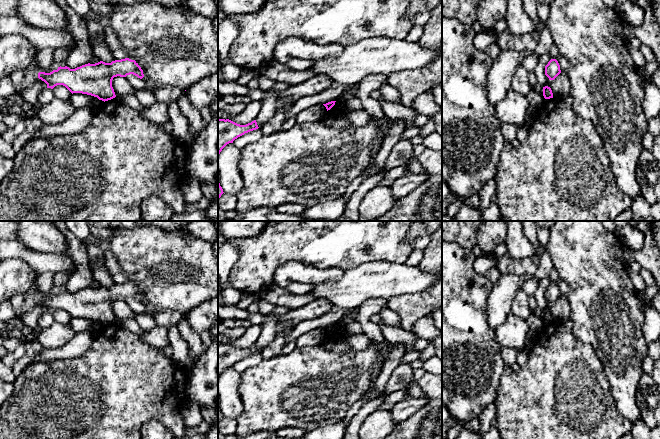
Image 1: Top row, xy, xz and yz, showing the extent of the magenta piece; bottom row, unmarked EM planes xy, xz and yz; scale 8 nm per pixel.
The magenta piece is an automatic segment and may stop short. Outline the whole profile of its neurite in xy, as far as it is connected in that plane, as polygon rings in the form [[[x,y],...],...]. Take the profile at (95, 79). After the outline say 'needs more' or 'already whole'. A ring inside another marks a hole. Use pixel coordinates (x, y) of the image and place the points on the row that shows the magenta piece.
[[[129,58],[115,60],[111,63],[100,61],[95,64],[85,64],[75,69],[58,67],[50,73],[39,72],[38,78],[53,89],[57,85],[65,86],[72,94],[82,93],[108,101],[116,97],[112,87],[114,77],[126,77],[133,74],[144,77],[143,70],[135,60]]]; already whole

